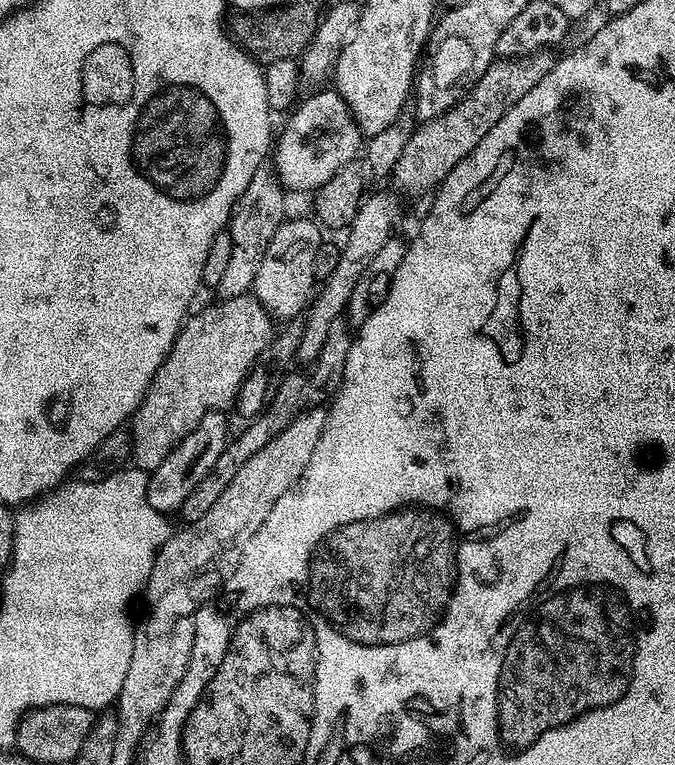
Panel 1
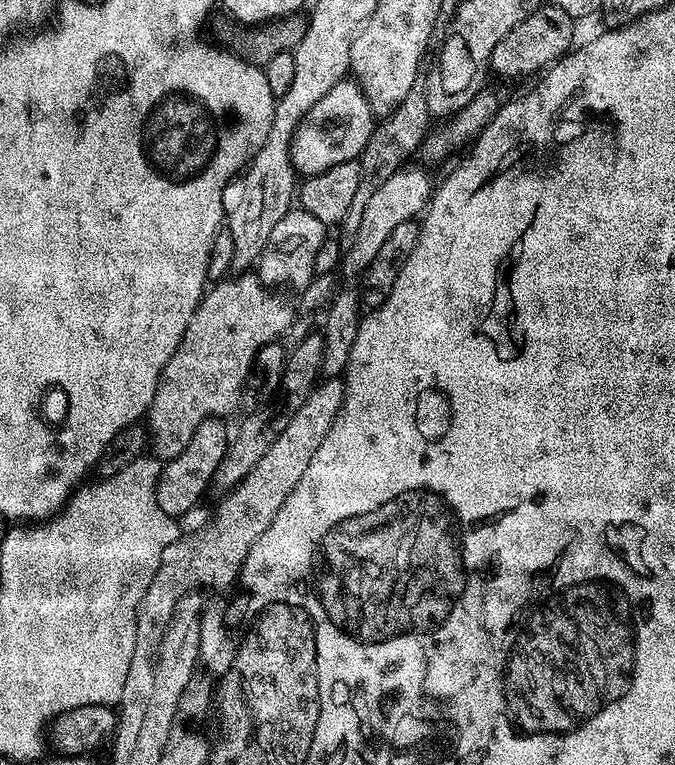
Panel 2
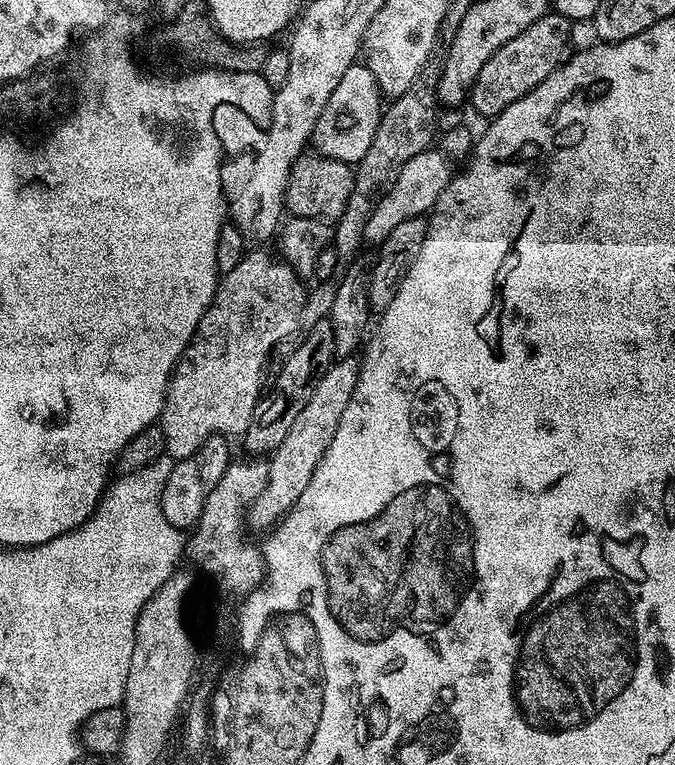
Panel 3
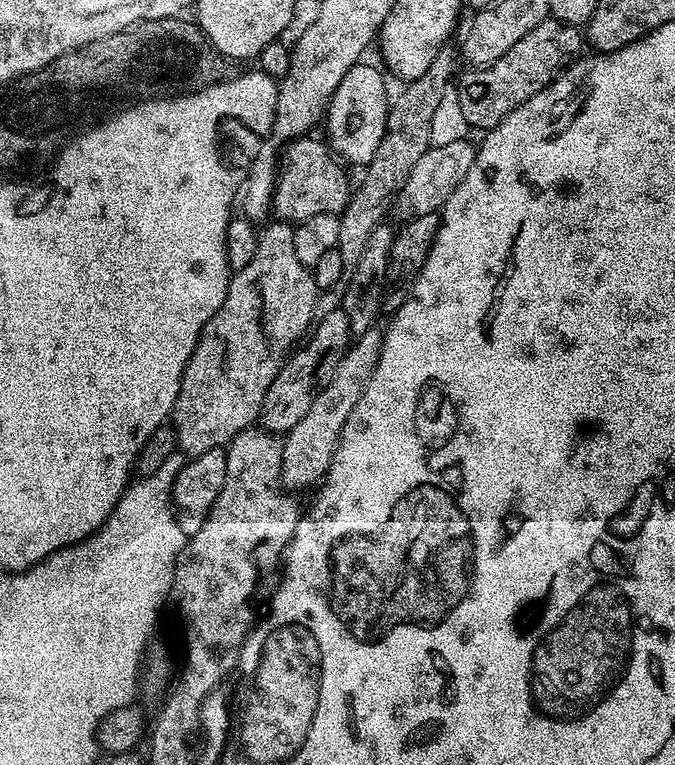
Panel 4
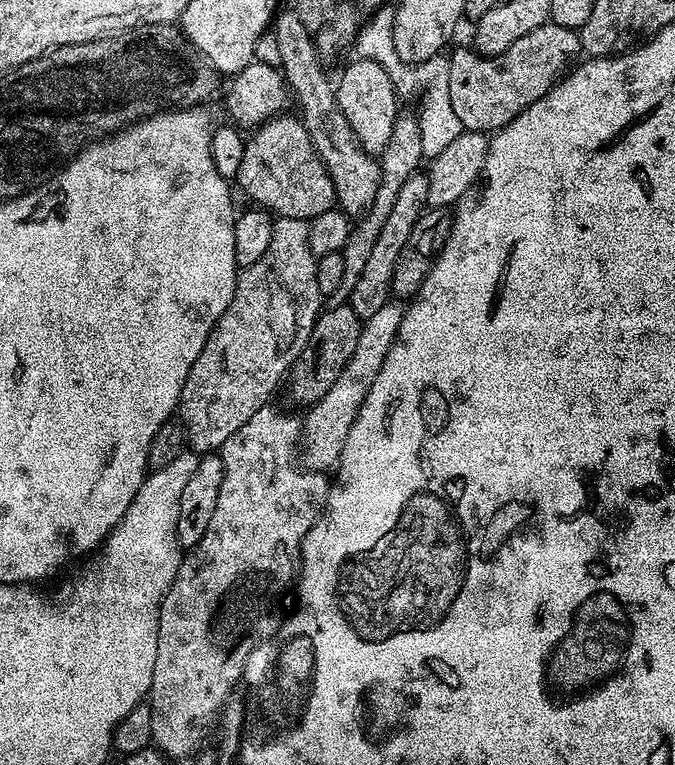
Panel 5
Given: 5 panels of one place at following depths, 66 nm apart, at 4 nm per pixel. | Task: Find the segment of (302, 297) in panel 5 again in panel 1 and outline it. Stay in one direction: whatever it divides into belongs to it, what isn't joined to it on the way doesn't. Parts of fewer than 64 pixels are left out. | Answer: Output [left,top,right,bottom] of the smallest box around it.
[130,294,274,470]

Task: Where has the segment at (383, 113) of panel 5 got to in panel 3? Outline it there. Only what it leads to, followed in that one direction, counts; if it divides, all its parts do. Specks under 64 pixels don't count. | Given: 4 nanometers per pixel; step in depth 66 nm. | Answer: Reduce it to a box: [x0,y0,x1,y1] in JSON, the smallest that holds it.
[310,62,382,166]

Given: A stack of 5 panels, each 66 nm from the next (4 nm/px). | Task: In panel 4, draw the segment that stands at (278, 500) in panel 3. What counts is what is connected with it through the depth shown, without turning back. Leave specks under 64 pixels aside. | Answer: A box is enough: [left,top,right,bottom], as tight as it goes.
[280,326,384,490]

